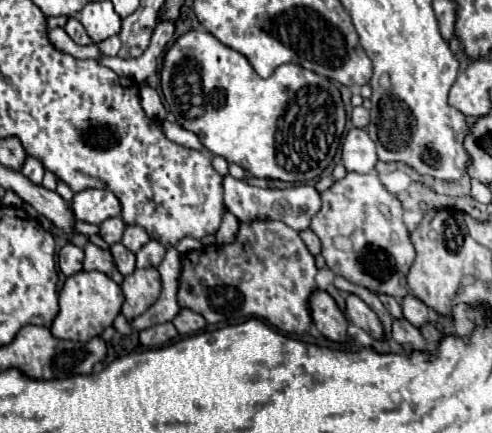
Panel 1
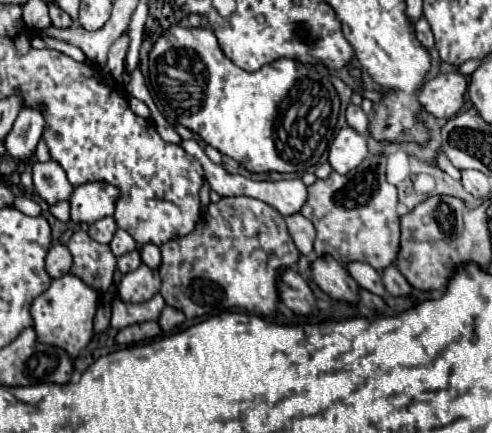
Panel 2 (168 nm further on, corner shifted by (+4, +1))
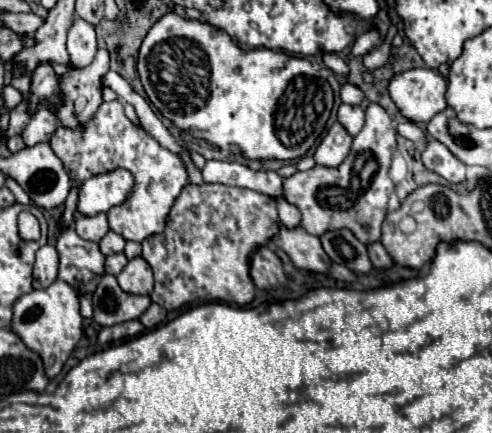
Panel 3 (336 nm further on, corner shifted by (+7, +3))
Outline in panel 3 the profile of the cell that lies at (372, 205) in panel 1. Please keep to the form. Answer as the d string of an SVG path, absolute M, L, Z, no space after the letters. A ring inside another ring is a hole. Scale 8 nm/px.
M370 102L366 108L366 124L354 136L350 154L344 164L336 168L314 166L306 172L296 172L284 178L284 198L294 204L302 214L302 228L308 234L320 236L326 230L348 228L362 244L380 240L380 226L388 212L388 196L394 190L394 182L388 176L392 156L396 152L396 130L394 120L388 112Z

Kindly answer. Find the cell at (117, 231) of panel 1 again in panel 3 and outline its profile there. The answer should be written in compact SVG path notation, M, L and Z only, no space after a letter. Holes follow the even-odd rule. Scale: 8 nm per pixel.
M96 214L96 216L78 216L76 220L76 232L84 240L100 242L104 234L108 232L108 220L106 214Z

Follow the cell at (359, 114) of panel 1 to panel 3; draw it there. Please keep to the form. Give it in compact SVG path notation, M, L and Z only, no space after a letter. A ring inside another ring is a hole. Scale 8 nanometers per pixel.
M340 104L338 108L338 122L352 134L356 136L362 126L364 126L364 110L360 106L350 106L350 104Z

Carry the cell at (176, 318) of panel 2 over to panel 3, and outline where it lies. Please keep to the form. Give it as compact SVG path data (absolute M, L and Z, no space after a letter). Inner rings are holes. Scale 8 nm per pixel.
M150 304L150 308L138 320L144 324L144 328L152 330L152 328L156 328L158 324L162 324L166 320L166 310L160 308L158 304Z

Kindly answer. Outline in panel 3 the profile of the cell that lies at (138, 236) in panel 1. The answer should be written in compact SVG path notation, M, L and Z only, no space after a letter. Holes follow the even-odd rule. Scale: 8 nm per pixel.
M110 230L110 232L100 240L100 252L102 252L104 256L116 254L116 252L122 252L122 250L124 250L124 244L126 244L126 240L124 240L120 234L116 234L116 232Z

